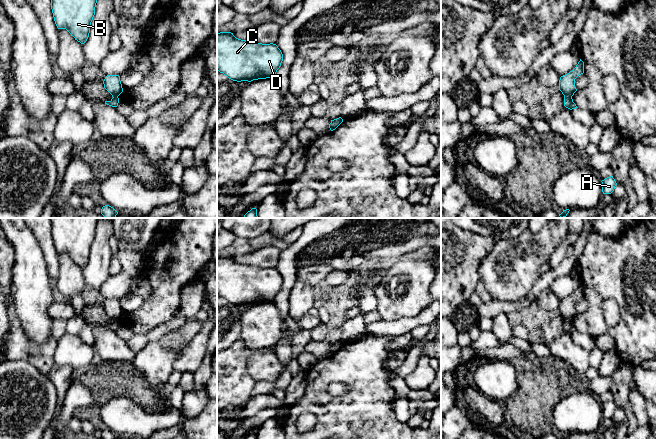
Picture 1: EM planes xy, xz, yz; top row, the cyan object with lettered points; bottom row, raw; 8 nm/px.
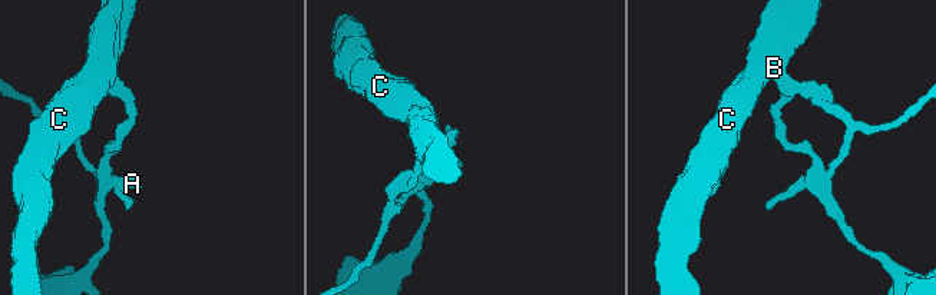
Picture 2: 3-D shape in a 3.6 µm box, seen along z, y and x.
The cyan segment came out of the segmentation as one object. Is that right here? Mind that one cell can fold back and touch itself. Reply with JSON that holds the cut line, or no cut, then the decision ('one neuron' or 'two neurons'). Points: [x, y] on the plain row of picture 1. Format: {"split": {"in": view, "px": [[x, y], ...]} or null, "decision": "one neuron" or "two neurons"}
{"split": {"in": "yz", "px": [[564, 320], [571, 321]]}, "decision": "two neurons"}

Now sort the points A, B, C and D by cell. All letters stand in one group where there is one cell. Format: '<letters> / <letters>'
A / B C D

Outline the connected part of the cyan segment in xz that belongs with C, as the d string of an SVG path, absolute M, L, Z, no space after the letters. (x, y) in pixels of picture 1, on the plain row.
M231 256L217 257L217 294L233 305L275 302L282 285L276 268L241 264Z

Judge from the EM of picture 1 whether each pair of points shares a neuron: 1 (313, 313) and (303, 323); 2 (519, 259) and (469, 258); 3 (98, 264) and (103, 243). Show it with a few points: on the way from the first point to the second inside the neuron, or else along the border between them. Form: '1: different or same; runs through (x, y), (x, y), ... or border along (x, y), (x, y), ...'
1: same; runs through (311, 315), (305, 321)
2: different; border along (495, 242), (491, 251), (479, 265), (480, 281)
3: same; runs through (100, 259), (100, 248)

